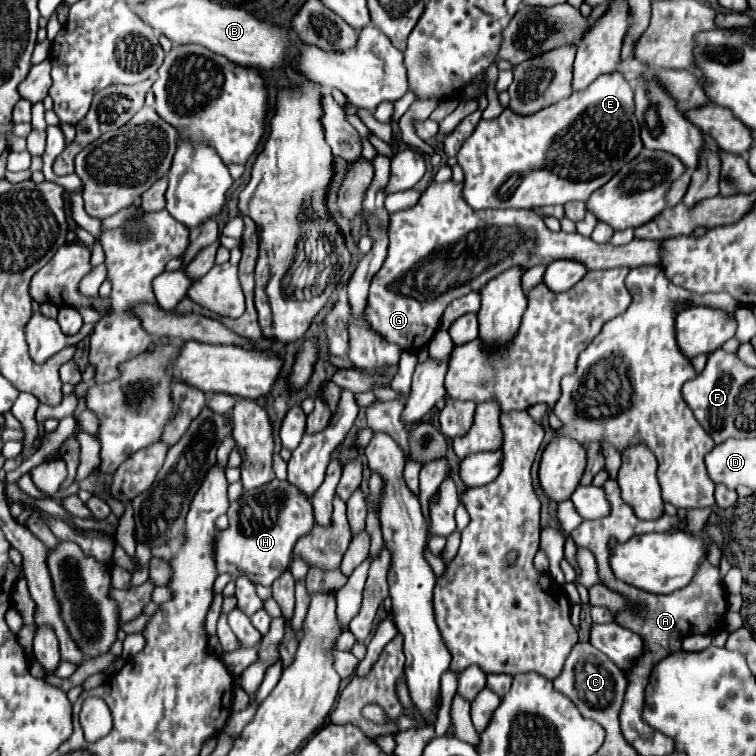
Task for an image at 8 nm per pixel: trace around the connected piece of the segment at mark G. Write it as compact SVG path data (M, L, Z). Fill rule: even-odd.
M454 180L428 186L422 192L416 206L390 214L388 240L390 240L388 256L382 268L374 274L372 284L370 284L366 318L372 324L372 328L378 334L382 334L388 342L398 344L402 350L410 350L410 352L416 352L418 348L430 342L430 338L440 326L442 312L452 300L466 296L472 290L478 292L490 278L496 278L510 266L530 268L536 264L550 264L560 258L580 260L588 266L588 270L602 270L602 268L616 268L616 266L636 268L642 264L660 266L660 246L652 240L634 238L626 246L596 244L592 238L584 238L580 234L550 232L544 220L534 210L512 210L512 208L472 210L462 198L462 184L456 184Z

